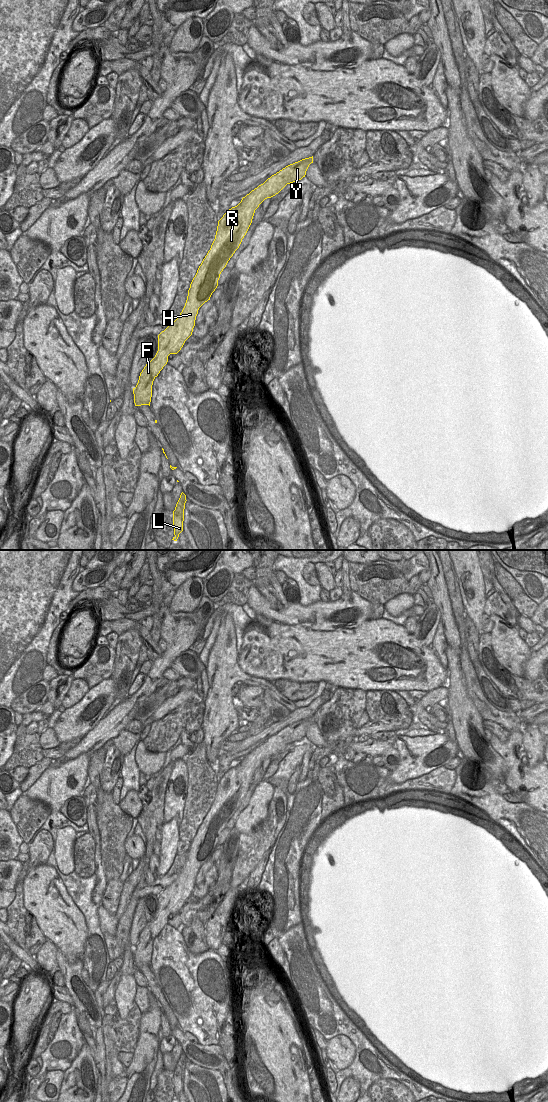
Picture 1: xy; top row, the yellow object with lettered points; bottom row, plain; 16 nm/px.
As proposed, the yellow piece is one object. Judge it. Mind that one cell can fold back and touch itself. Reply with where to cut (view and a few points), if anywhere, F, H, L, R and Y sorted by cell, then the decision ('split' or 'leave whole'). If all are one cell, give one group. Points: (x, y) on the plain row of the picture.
cut in xy along (148, 937), (144, 953), (150, 959); F H R Y / L; split

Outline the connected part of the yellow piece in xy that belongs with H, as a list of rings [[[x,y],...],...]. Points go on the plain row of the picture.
[[[313,716],[286,726],[243,757],[237,766],[229,769],[218,781],[215,799],[190,844],[187,860],[182,872],[171,885],[158,895],[158,911],[155,917],[151,921],[147,922],[146,926],[140,933],[136,947],[133,948],[135,966],[150,966],[151,959],[149,959],[144,953],[148,945],[148,939],[152,938],[154,940],[167,924],[168,916],[170,914],[177,914],[183,907],[185,901],[192,895],[199,868],[205,862],[210,860],[212,853],[217,848],[220,834],[235,811],[239,808],[242,799],[246,795],[252,783],[255,770],[265,759],[278,754],[287,744],[297,742],[305,737],[306,731],[311,723],[313,723]]]

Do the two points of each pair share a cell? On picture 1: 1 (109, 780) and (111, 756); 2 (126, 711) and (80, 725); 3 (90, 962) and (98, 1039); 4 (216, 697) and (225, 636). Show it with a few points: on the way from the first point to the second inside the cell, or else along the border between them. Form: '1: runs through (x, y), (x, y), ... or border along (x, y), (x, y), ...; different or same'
1: runs through (110, 774), (111, 762); same
2: border along (103, 717), (84, 735); different
3: border along (87, 985), (93, 992); different
4: runs through (220, 682), (223, 672), (223, 651); same

